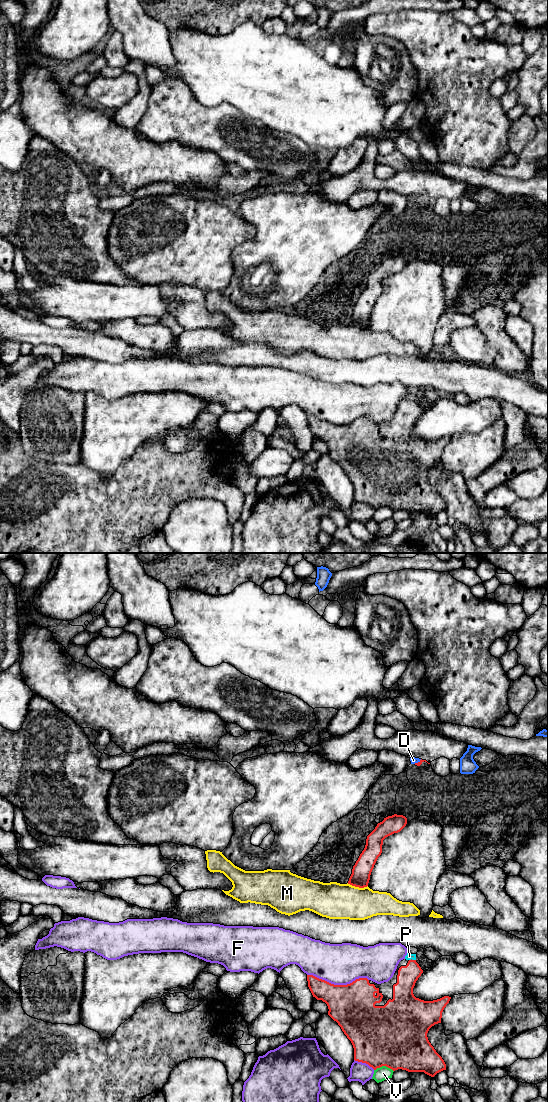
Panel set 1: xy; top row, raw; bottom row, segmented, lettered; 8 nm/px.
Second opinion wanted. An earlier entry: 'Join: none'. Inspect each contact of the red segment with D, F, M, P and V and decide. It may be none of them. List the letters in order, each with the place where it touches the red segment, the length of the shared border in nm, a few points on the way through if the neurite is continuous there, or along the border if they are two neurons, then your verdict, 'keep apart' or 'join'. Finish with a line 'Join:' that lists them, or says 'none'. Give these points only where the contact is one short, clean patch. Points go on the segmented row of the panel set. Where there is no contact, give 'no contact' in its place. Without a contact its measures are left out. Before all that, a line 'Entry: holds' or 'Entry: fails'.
Entry: fails
D: xy (418, 762) | 70 nm | keep apart
F: xy (338, 985) | 500 nm | keep apart
M: xy (357, 886) | 170 nm | keep apart
P: xy (411, 959) | 60 nm | across xy (407, 976), (411, 972), (411, 959), (409, 956) | join
V: xy (384, 1065) | 160 nm | keep apart
Join: P

